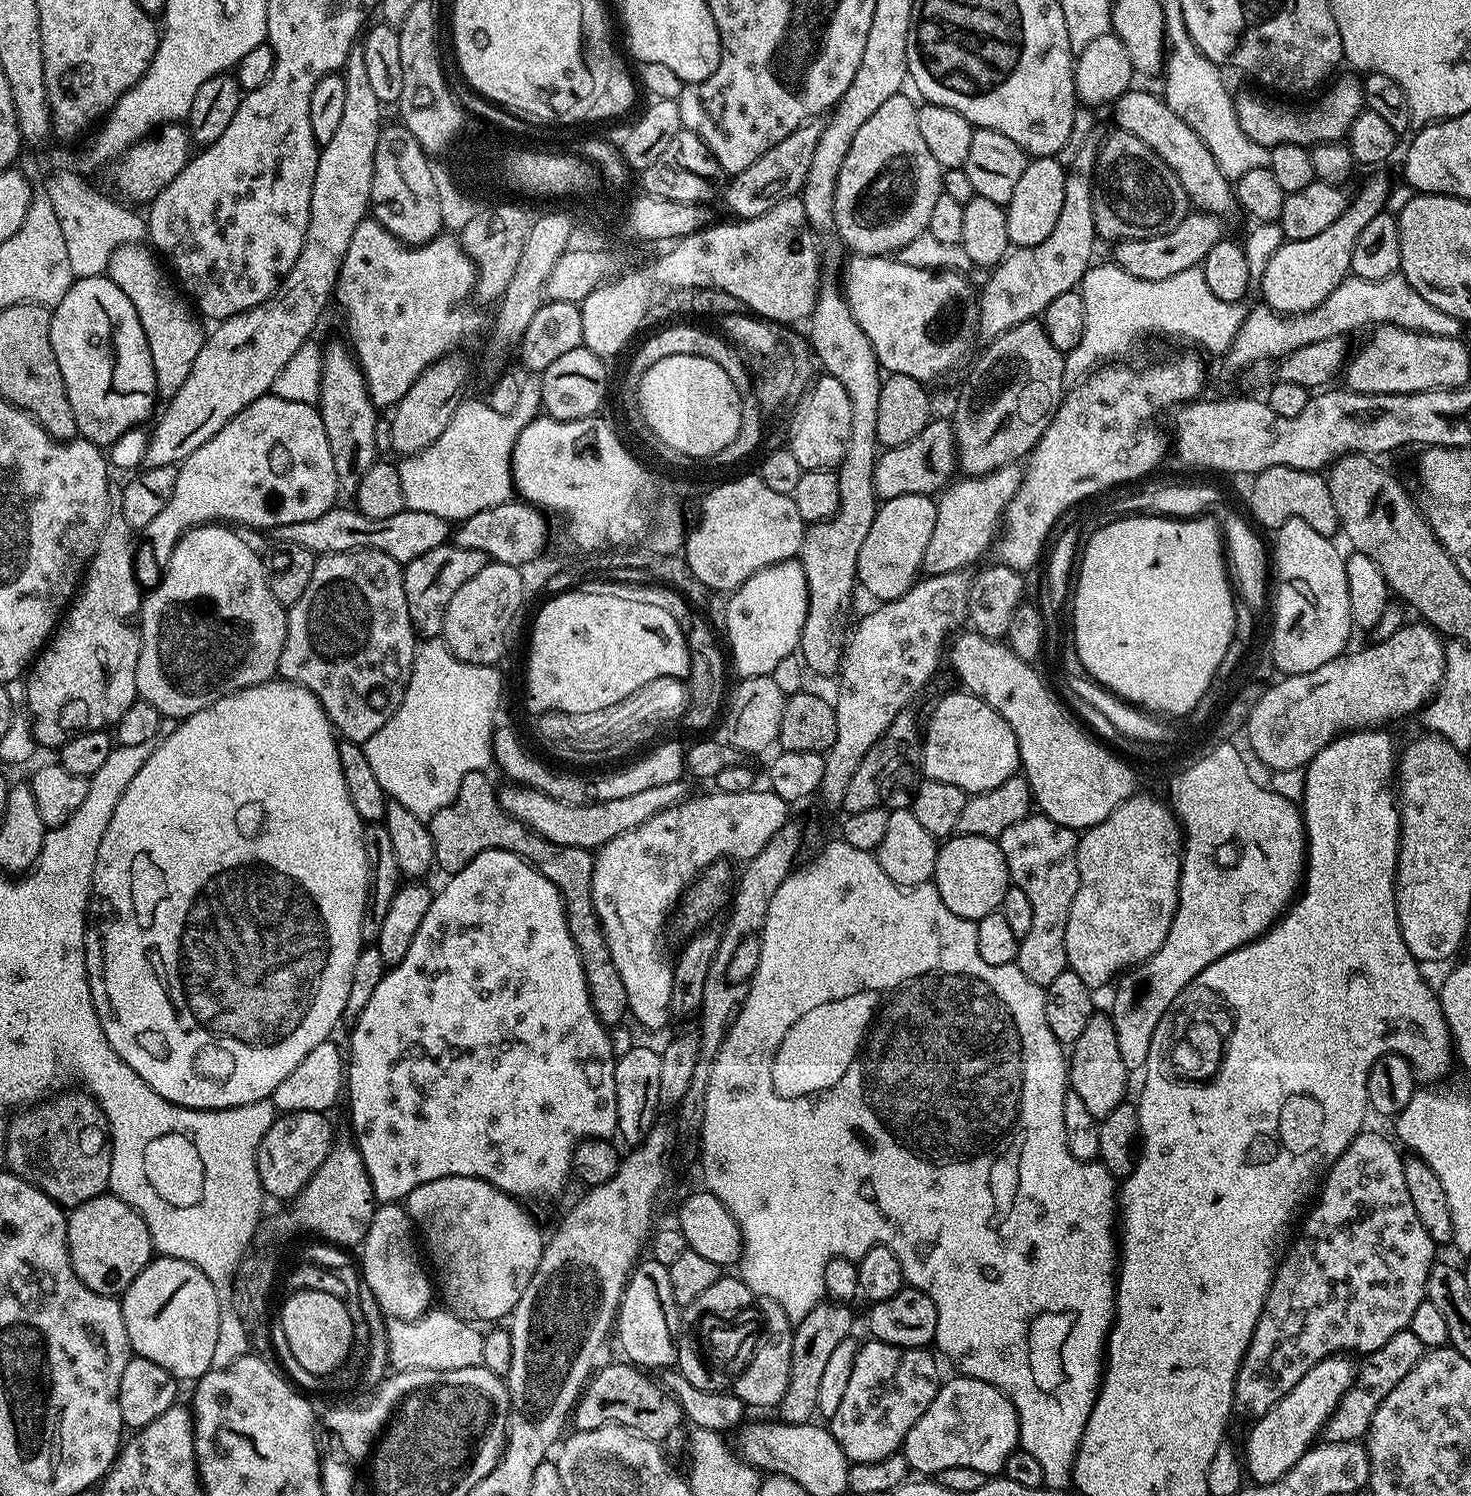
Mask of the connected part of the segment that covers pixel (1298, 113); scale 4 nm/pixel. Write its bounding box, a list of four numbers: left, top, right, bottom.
[1235,80,1362,150]

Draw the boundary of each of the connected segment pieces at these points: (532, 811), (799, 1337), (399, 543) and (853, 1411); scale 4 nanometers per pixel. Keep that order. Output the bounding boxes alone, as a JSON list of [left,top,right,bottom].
[[499,779,690,850],[778,1302,853,1424],[274,506,450,566],[830,1340,942,1464]]

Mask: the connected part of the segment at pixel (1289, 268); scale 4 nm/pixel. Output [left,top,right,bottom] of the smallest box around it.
[1258,170,1388,314]

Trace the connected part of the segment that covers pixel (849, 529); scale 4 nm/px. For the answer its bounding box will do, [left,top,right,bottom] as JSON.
[798,287,882,673]

